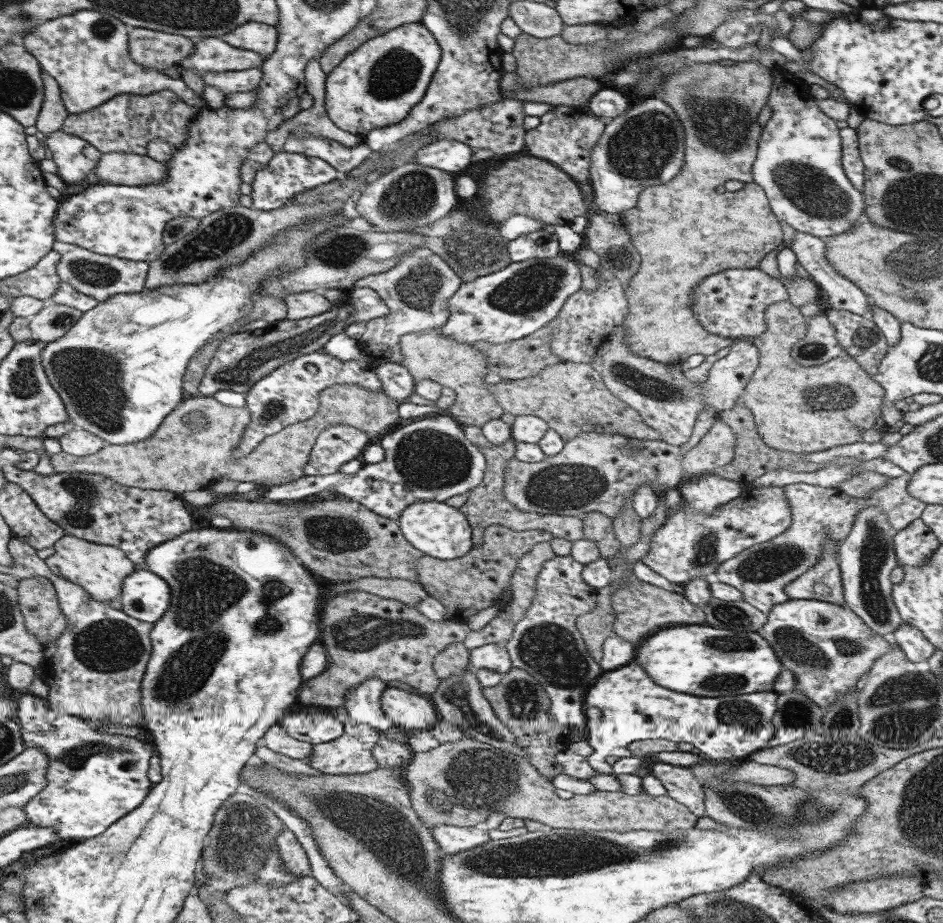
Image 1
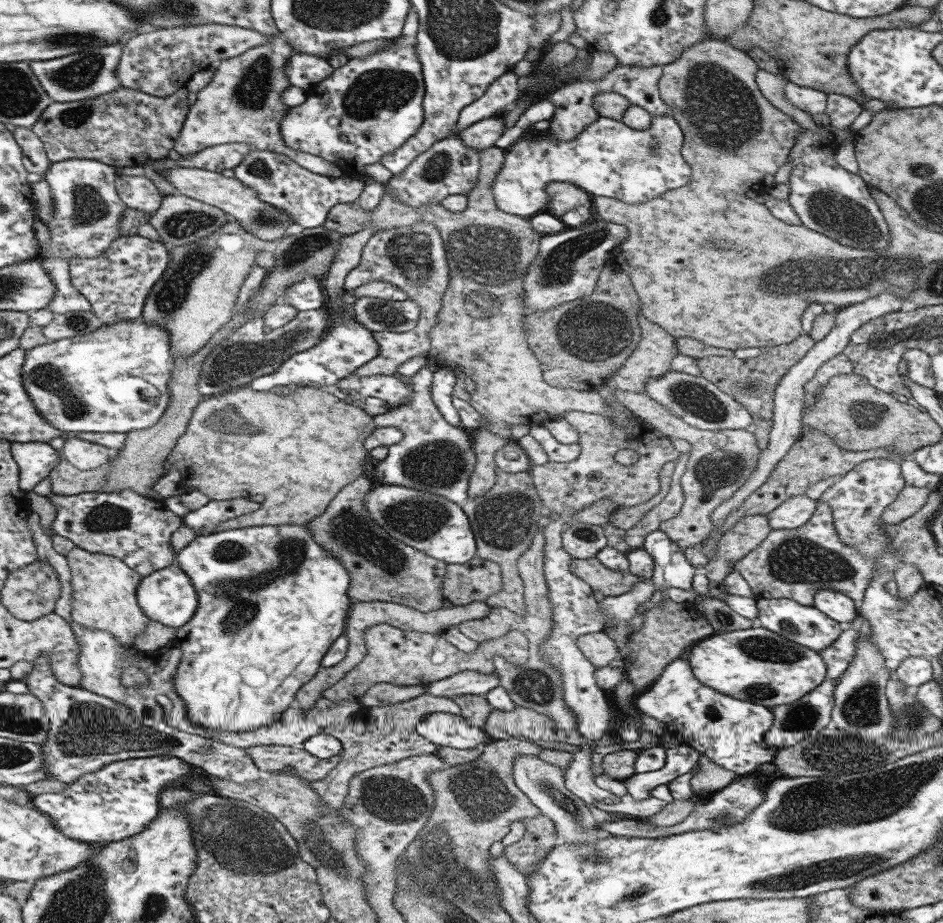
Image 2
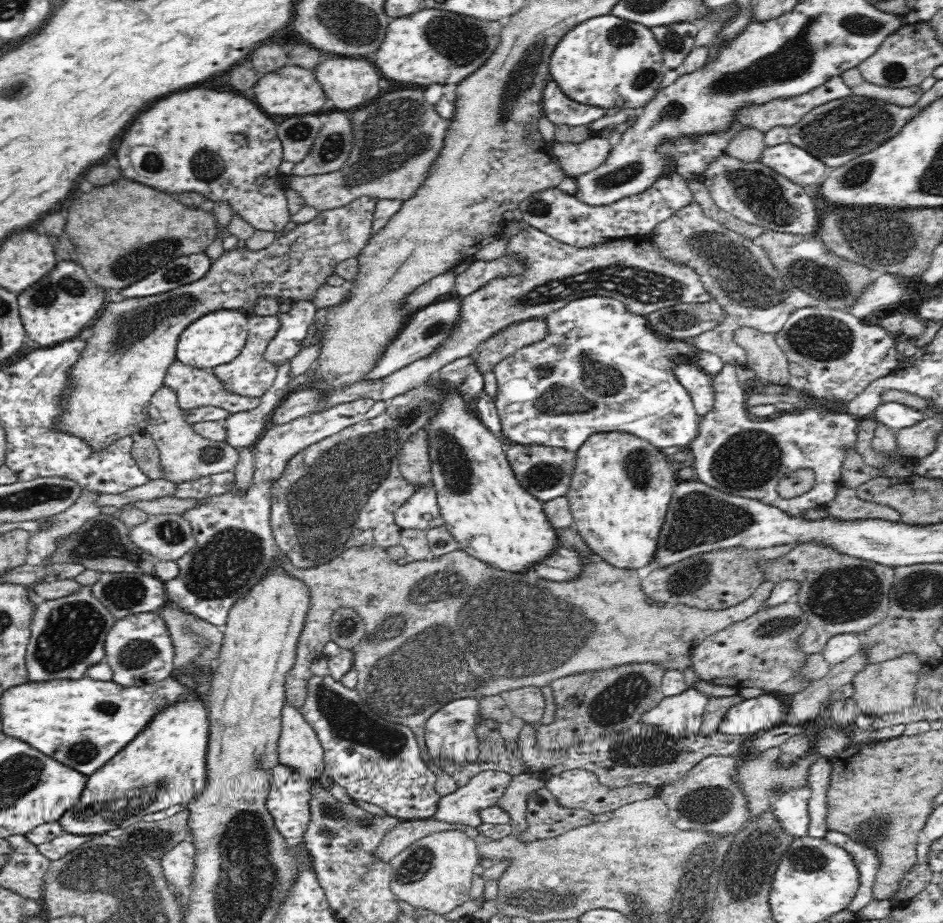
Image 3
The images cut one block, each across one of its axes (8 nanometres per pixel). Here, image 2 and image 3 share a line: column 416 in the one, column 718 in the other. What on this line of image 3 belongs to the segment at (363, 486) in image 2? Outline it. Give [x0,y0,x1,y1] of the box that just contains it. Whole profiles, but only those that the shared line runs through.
[641,545,794,610]

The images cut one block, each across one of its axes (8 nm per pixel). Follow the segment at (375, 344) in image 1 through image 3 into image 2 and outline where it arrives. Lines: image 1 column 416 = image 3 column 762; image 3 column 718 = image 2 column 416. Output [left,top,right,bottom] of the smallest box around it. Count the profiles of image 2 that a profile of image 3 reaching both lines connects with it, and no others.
[344,221,450,377]

